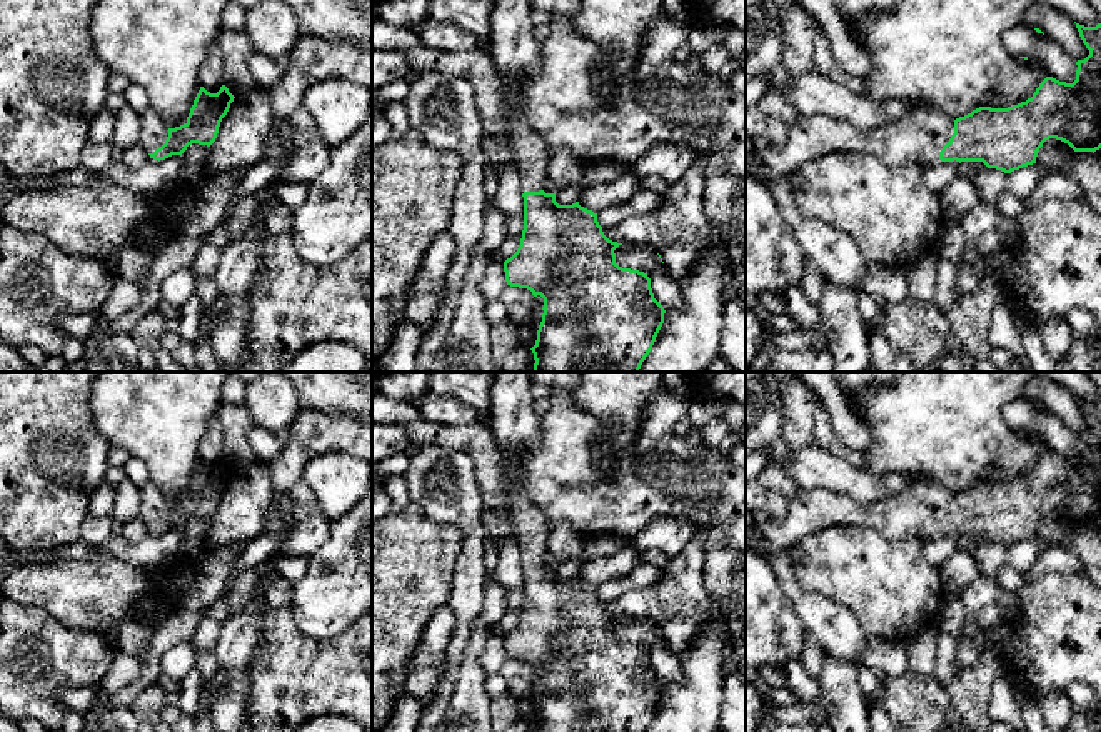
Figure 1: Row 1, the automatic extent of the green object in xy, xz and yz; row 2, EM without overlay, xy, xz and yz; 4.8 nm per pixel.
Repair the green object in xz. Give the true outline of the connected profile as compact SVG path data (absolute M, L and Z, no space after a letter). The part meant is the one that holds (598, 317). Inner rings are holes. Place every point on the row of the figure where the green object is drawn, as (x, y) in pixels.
M494 0L490 13L490 42L487 53L505 83L504 102L509 108L509 143L520 175L524 197L524 230L517 252L504 262L505 282L510 287L527 288L534 297L544 298L542 322L537 330L532 372L639 372L649 355L656 337L664 323L664 307L654 298L647 273L622 268L616 263L614 250L622 245L609 240L597 222L597 213L584 208L579 202L559 205L556 193L542 188L549 182L549 148L532 128L522 123L519 87L527 75L539 70L542 43L535 40L535 25L530 20L529 0Z

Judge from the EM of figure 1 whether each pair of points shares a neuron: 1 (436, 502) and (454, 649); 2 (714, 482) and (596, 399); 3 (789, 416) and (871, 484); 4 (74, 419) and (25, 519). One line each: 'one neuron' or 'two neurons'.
1: one neuron
2: two neurons
3: two neurons
4: one neuron

